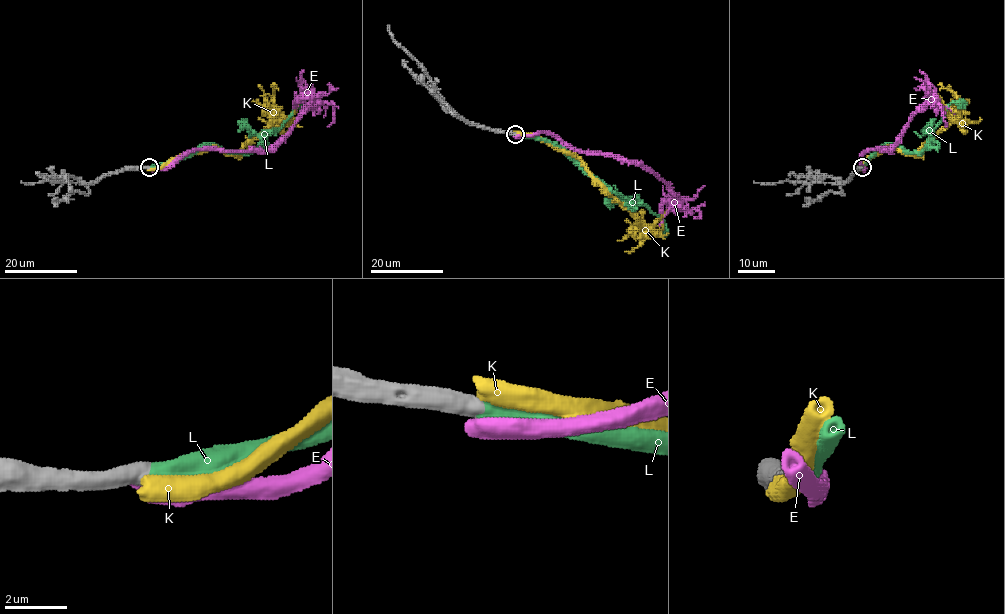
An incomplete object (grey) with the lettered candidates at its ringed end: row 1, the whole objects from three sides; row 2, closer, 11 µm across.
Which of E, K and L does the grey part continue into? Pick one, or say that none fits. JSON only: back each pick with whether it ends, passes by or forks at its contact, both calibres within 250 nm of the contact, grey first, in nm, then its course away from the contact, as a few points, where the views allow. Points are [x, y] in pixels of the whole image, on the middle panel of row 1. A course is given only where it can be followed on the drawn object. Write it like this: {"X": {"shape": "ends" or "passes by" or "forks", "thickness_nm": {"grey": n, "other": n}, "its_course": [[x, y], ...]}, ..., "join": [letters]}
{"L": {"shape": "ends", "thickness_nm": {"grey": 600, "other": 550}, "its_course": [[515, 134], [555, 143], [613, 191], [635, 205], [644, 204], [665, 222], [661, 237]]}, "join": ["L"]}

